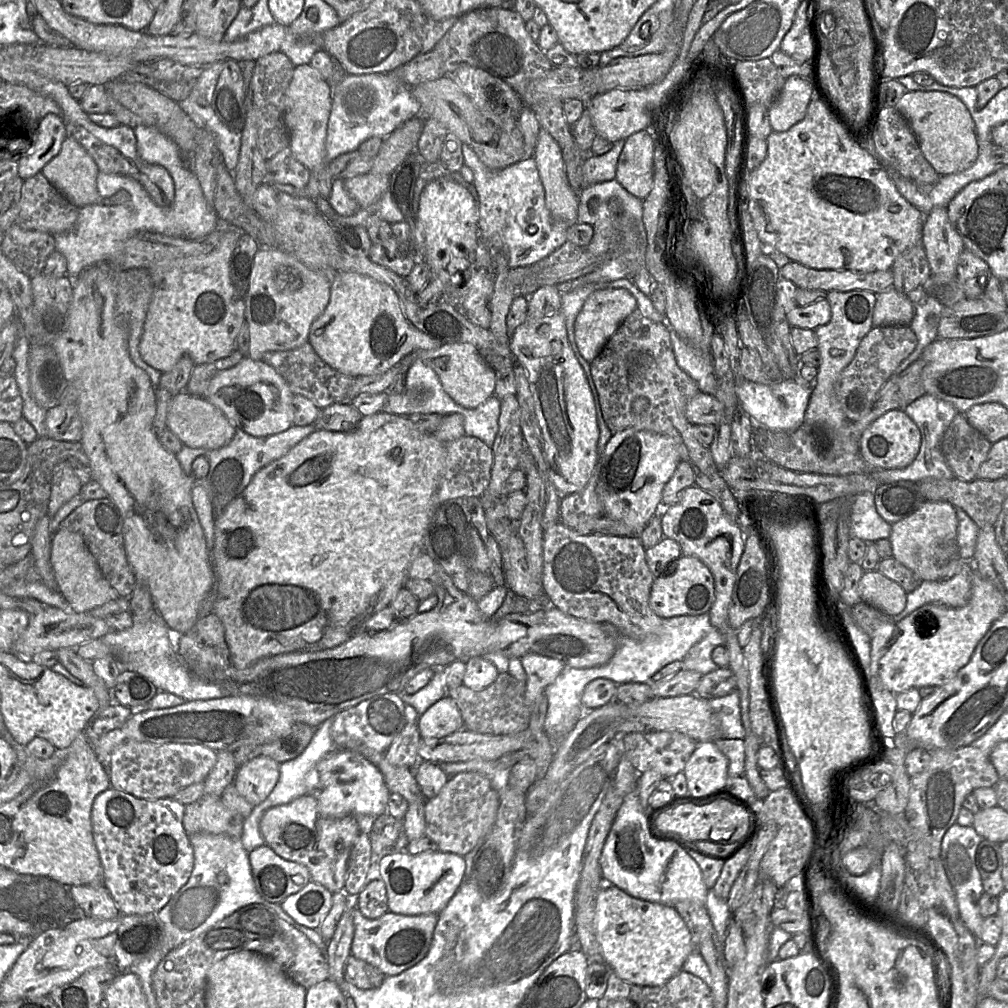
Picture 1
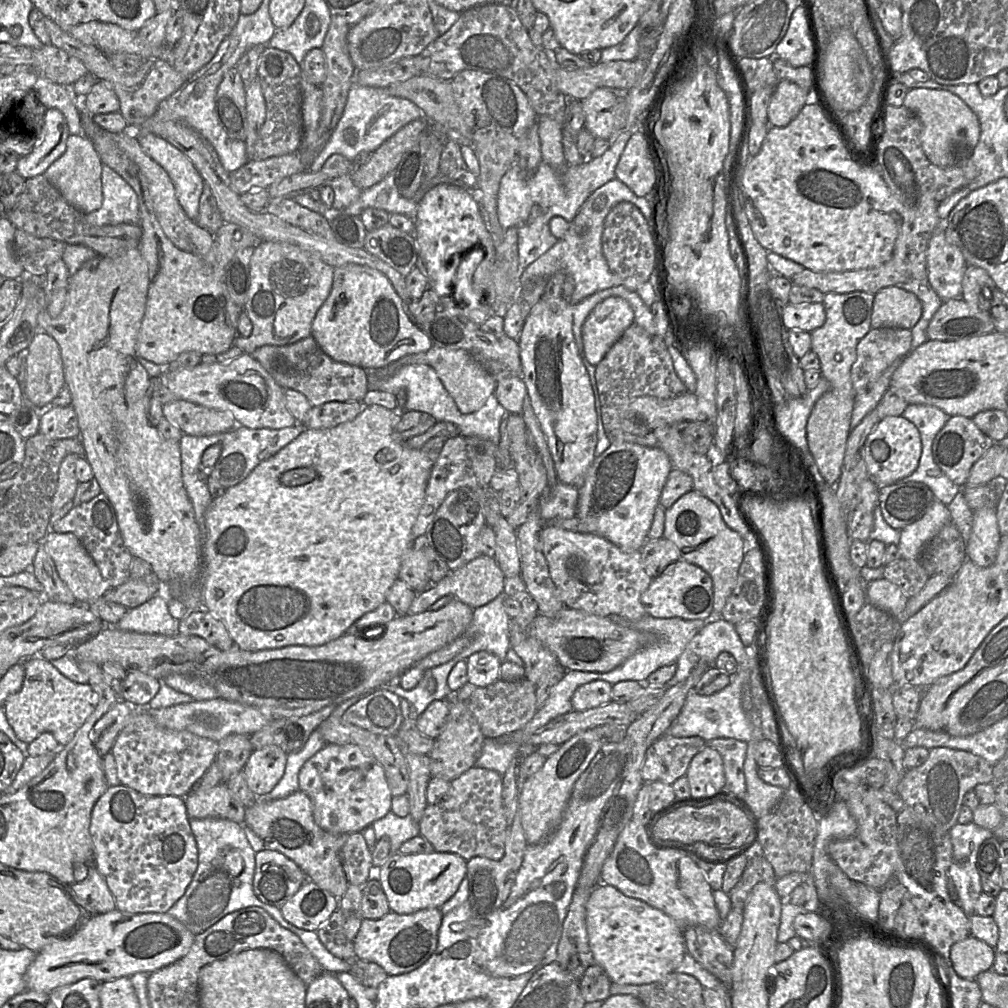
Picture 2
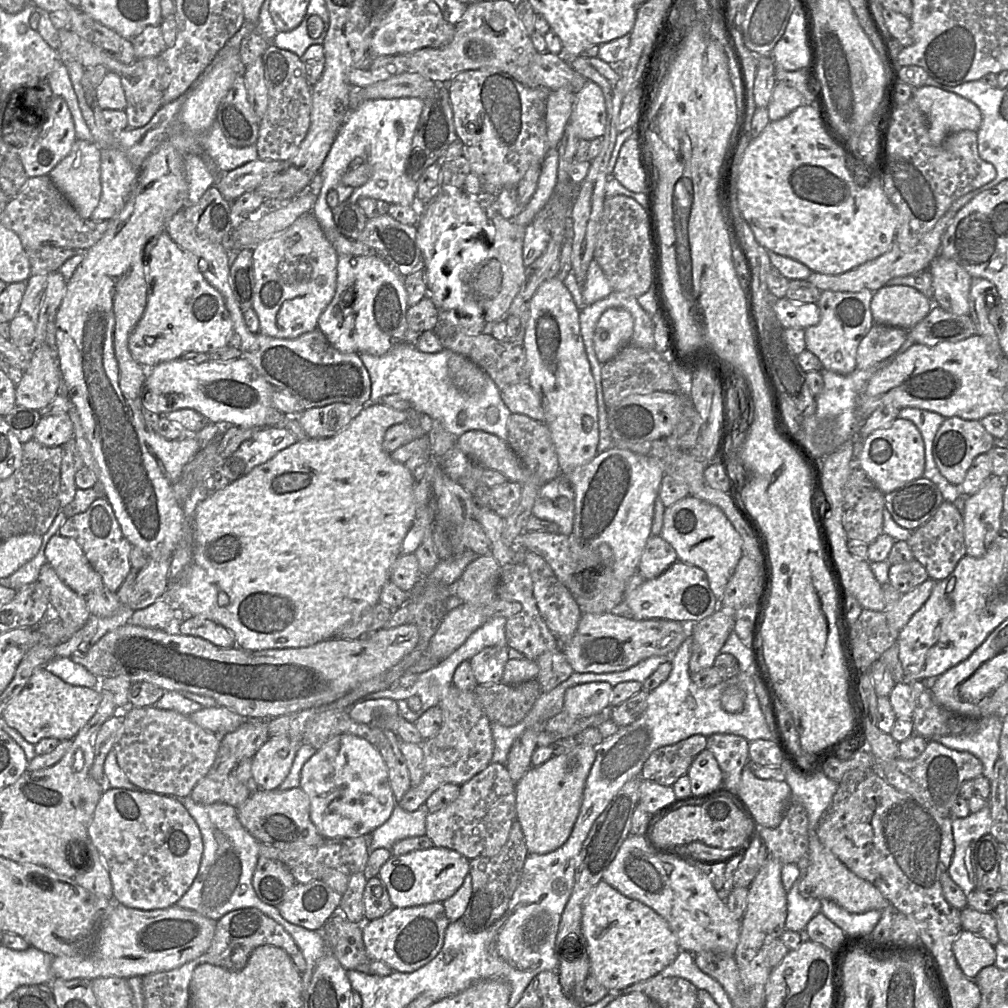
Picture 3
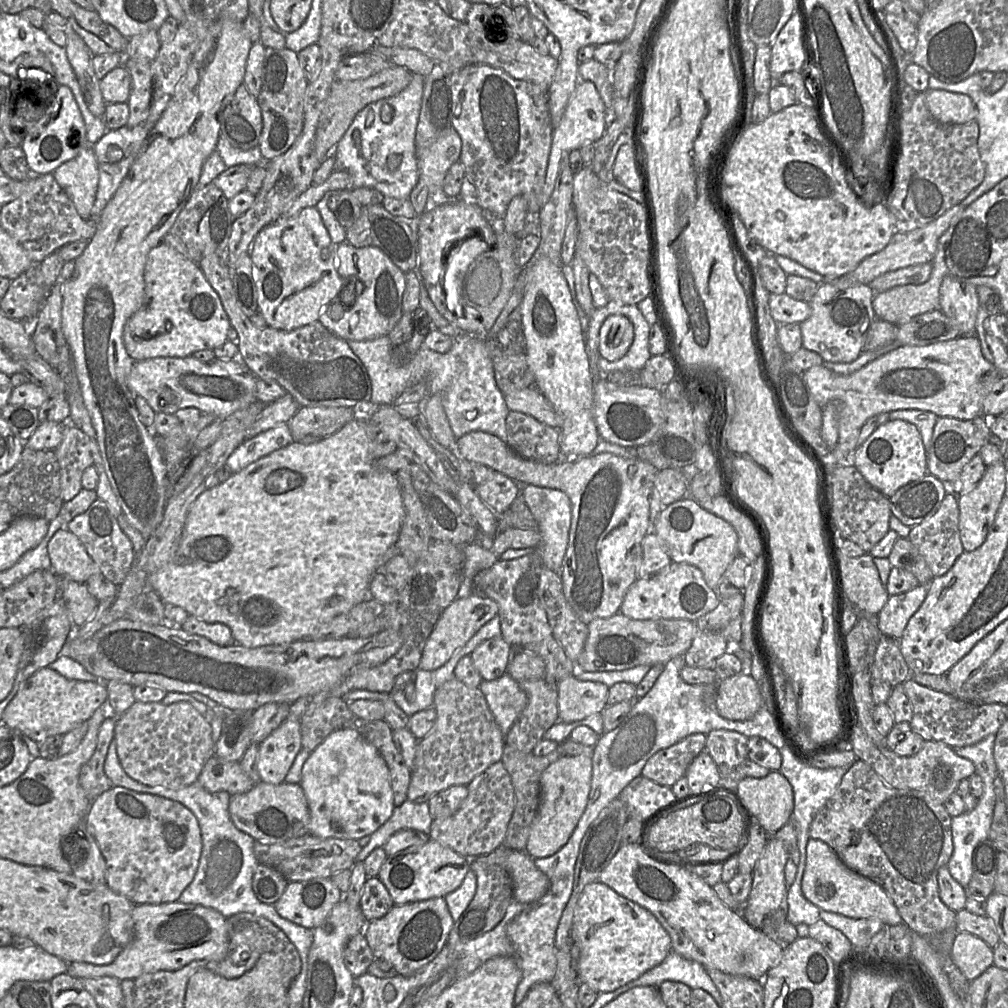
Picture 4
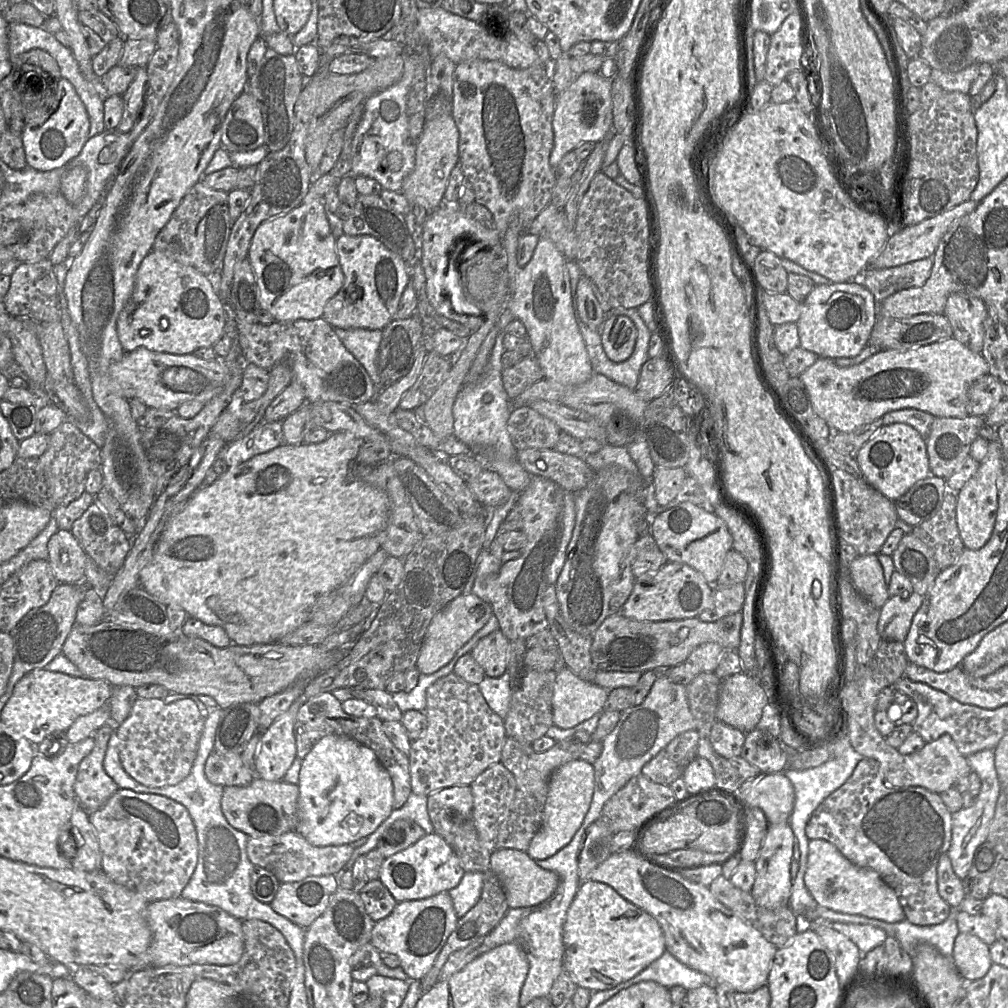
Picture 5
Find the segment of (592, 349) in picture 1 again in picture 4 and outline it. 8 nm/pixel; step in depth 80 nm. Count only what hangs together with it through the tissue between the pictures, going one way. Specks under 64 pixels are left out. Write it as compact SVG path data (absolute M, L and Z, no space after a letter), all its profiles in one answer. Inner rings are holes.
M610 315L599 332L599 354L610 362L624 357L634 339L634 326L624 315Z

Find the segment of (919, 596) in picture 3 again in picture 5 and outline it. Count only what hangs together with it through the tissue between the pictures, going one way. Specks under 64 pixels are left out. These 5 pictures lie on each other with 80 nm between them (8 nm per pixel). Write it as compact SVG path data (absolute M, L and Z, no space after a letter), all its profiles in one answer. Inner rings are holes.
M913 592L908 598L890 596L880 609L878 632L882 640L904 643L912 620L923 603L924 597Z

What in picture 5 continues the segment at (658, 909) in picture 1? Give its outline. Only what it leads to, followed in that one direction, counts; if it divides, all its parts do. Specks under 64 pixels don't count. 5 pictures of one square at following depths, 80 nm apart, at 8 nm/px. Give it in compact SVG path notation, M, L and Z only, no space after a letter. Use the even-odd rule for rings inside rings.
M582 883L568 908L562 930L563 969L577 986L592 992L609 990L633 978L666 951L656 919L605 883Z

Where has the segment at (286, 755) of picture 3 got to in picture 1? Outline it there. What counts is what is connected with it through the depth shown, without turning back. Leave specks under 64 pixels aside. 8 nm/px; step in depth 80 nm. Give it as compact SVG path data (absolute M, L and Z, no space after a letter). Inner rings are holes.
M259 756L239 767L234 785L238 793L254 807L269 796L279 776L280 763L266 756Z

